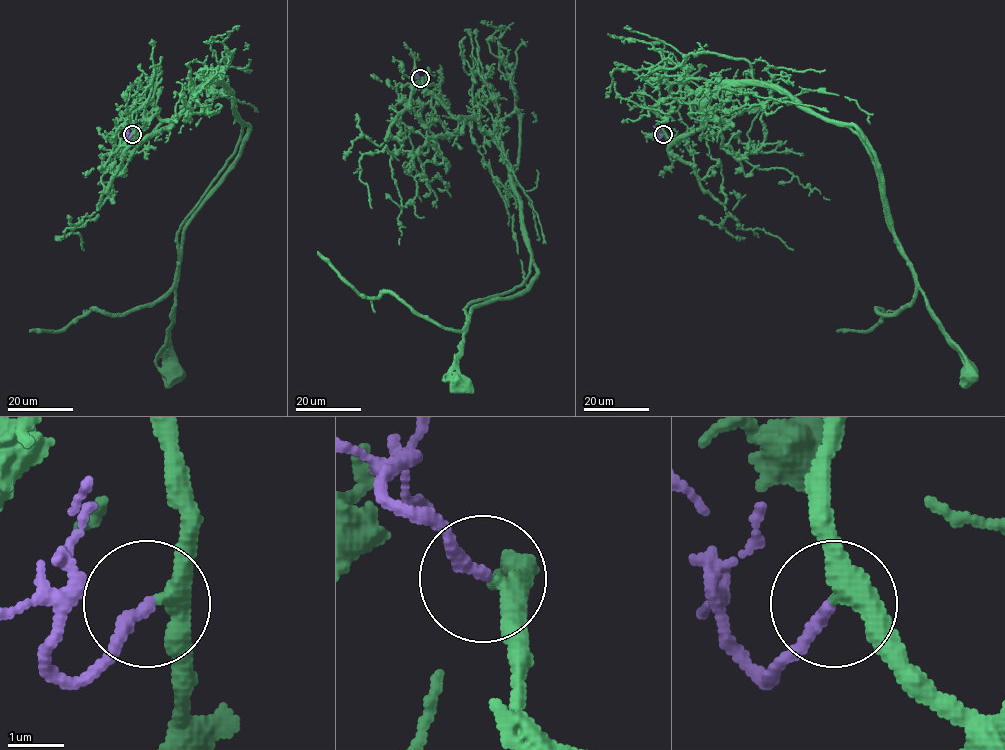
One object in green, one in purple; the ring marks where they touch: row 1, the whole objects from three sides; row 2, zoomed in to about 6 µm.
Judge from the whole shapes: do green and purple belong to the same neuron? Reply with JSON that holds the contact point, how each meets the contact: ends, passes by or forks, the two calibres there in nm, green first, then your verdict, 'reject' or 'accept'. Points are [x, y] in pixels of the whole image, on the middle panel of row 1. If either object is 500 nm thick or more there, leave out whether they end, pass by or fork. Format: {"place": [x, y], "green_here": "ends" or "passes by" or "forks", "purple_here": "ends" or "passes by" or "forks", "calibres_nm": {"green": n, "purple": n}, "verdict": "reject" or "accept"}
{"place": [420, 78], "green_here": "passes by", "purple_here": "ends", "calibres_nm": {"green": 340, "purple": 240}, "verdict": "accept"}

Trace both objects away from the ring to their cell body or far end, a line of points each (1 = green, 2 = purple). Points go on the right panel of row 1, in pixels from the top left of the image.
1: (663, 134), (702, 127), (724, 85), (773, 86), (847, 125), (970, 377)
2: (663, 134), (659, 138), (653, 126)

